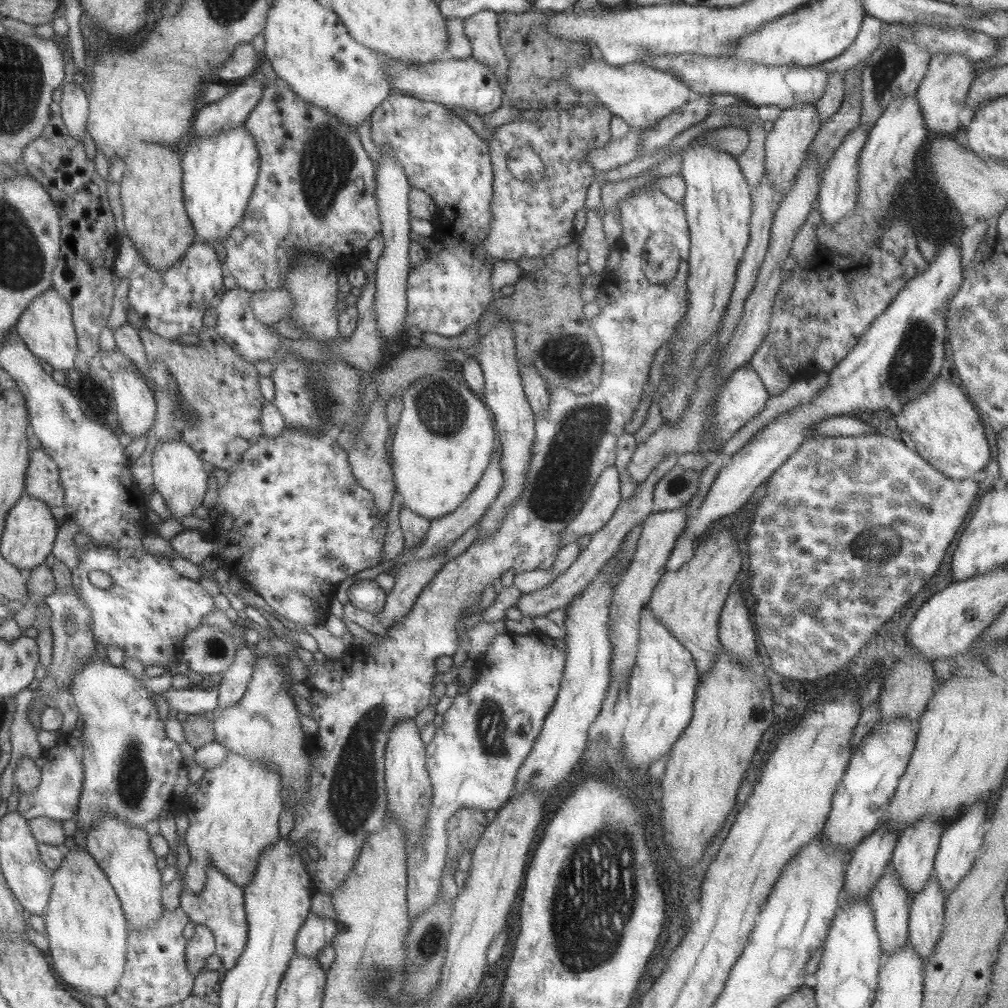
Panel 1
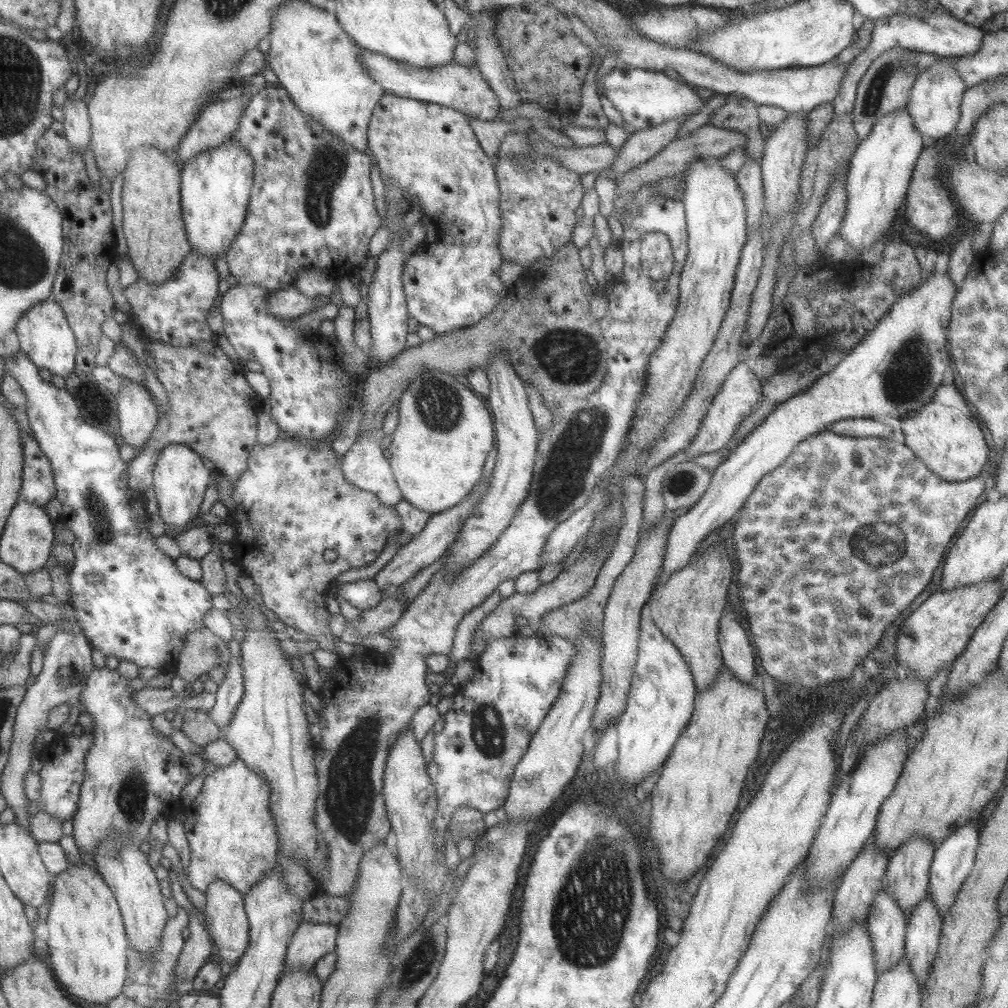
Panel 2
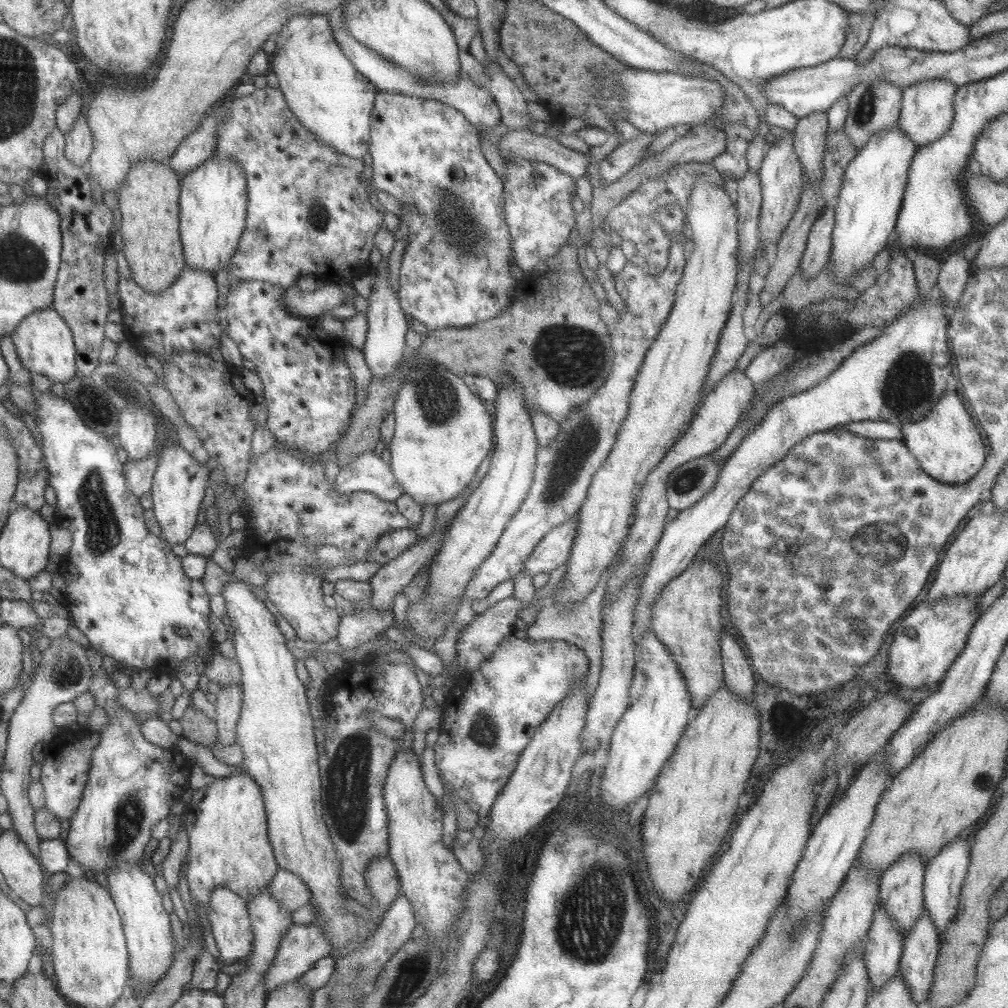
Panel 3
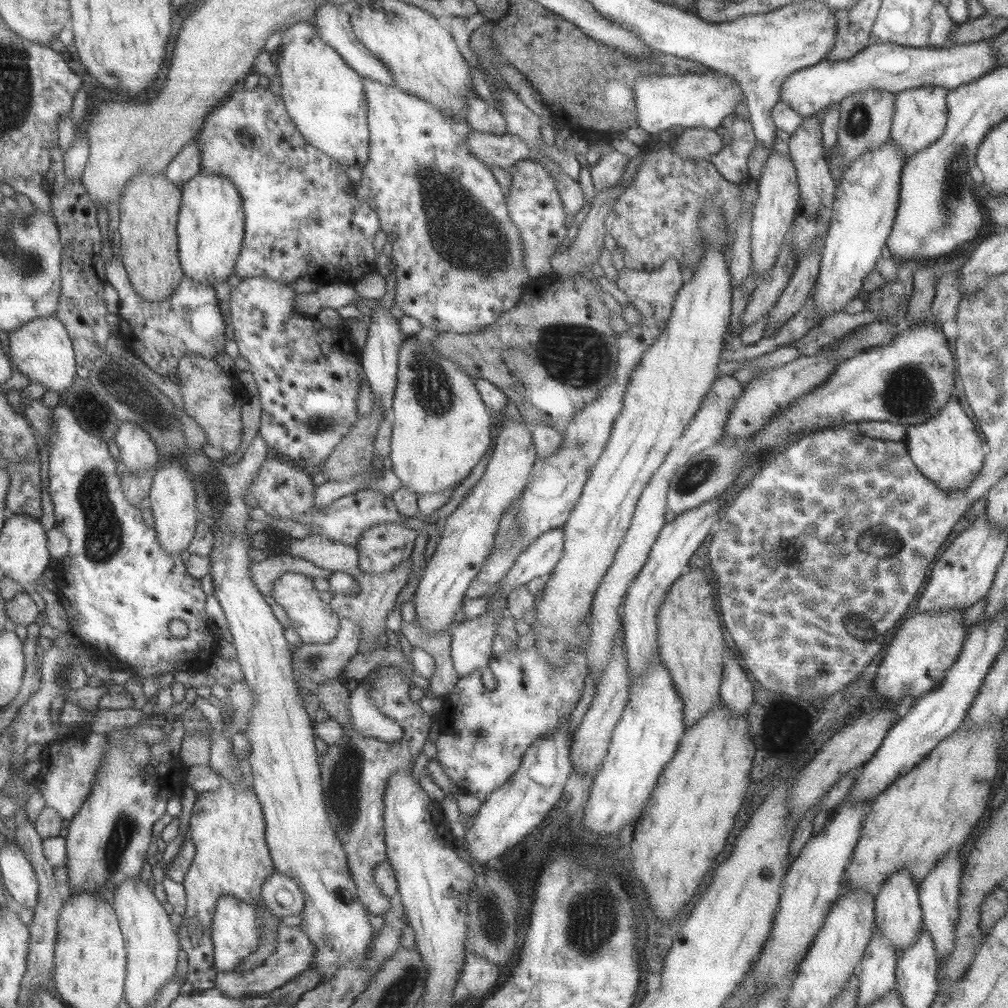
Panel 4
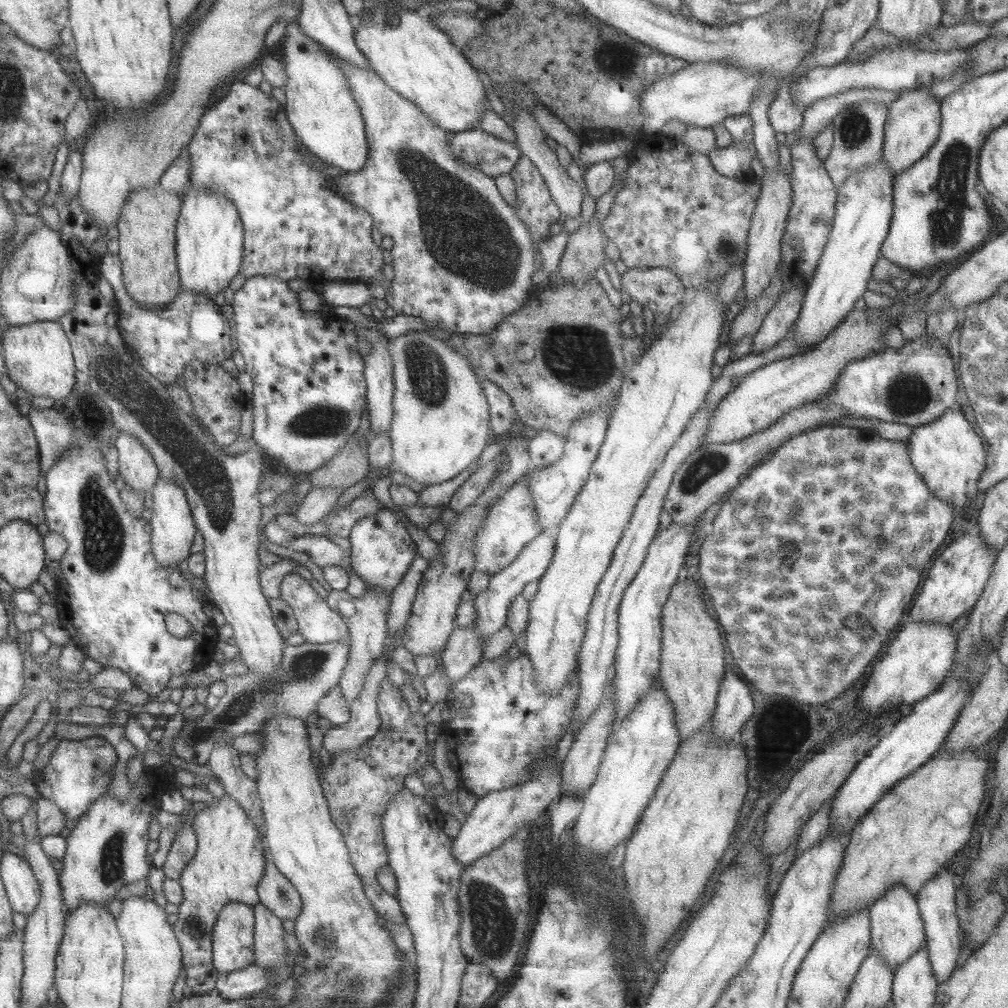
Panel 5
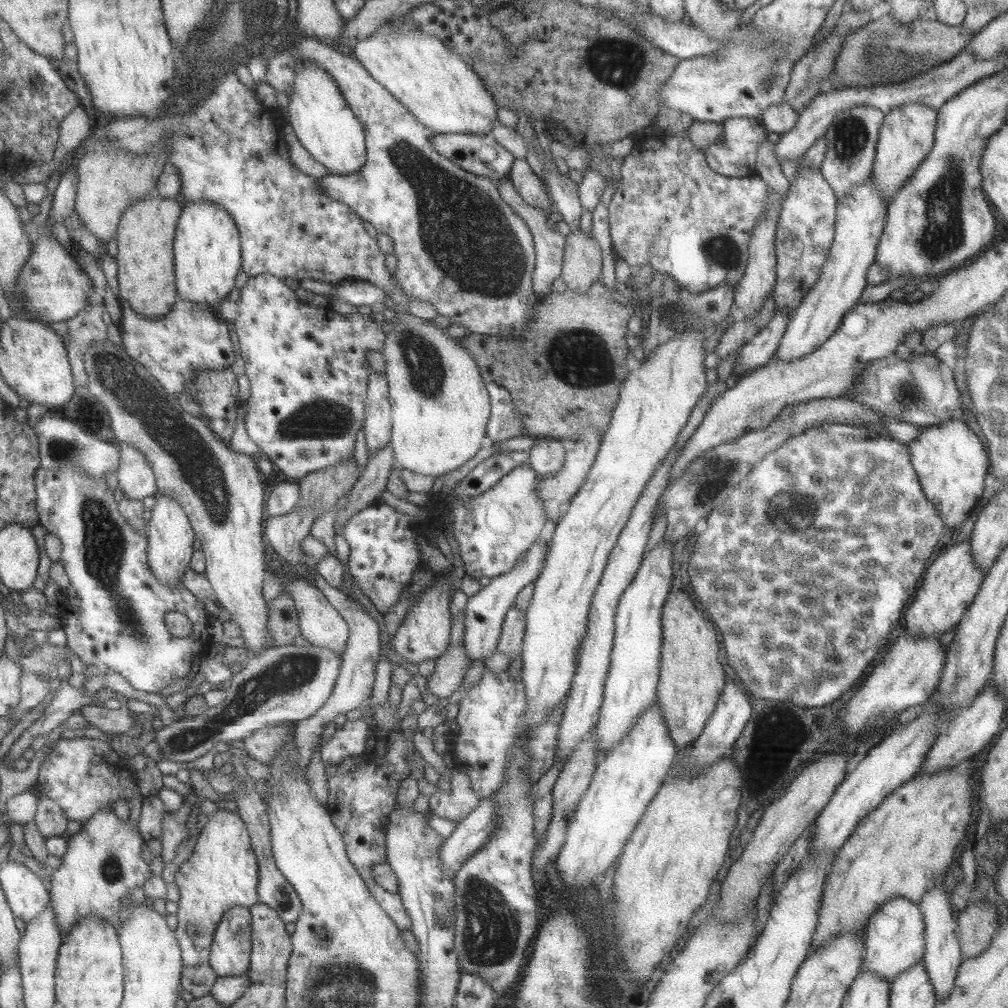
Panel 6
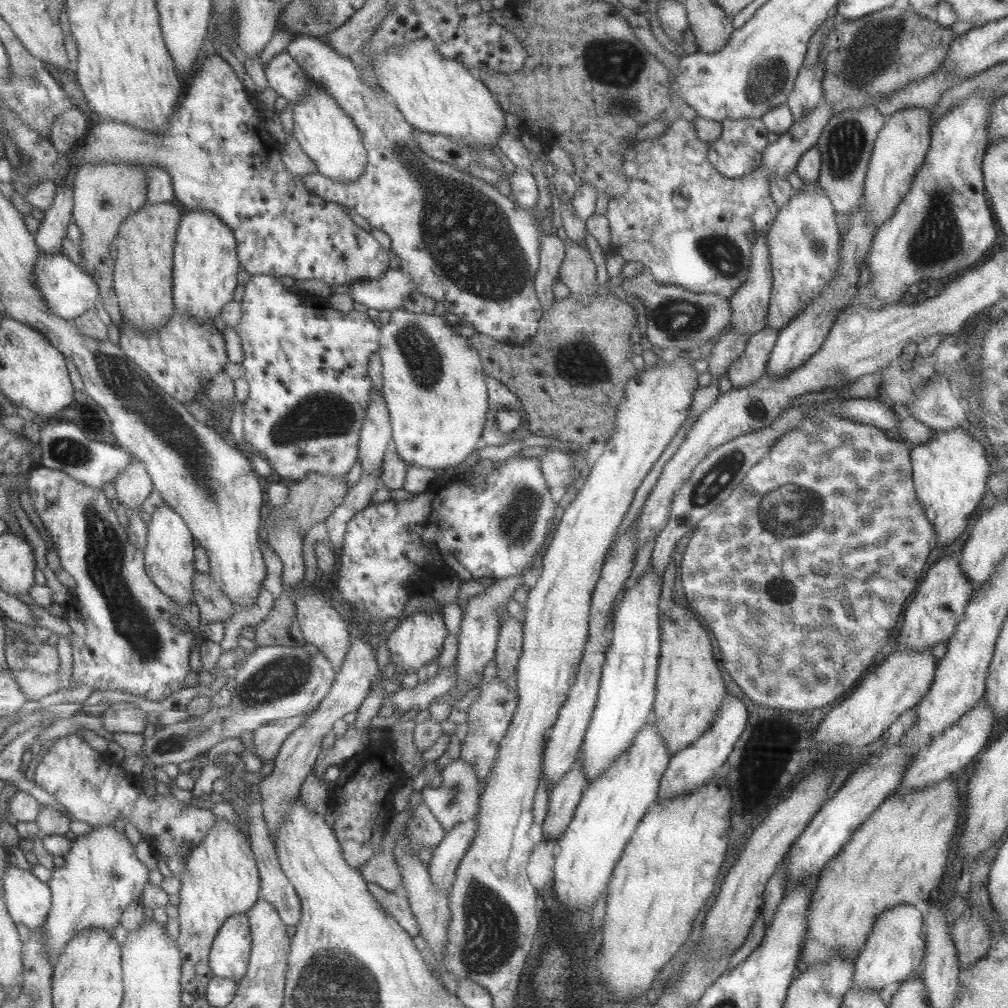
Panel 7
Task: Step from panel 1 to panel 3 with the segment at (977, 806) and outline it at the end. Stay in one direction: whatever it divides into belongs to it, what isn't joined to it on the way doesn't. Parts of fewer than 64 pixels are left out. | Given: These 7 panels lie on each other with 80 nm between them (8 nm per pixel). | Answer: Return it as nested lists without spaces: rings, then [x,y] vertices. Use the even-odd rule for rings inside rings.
[[[961,837],[951,840],[935,857],[931,858],[929,865],[924,870],[923,878],[923,904],[924,910],[930,916],[932,925],[937,931],[939,941],[944,932],[948,929],[948,924],[955,916],[959,902],[961,886],[965,880],[965,873],[969,865],[969,854],[971,854],[972,842],[967,842],[966,838]]]

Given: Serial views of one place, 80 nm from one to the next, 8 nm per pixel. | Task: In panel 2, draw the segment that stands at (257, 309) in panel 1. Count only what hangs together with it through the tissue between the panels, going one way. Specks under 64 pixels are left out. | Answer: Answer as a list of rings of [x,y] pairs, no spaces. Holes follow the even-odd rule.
[[[293,285],[272,291],[266,298],[268,313],[280,319],[295,319],[314,310],[314,300],[302,295]]]

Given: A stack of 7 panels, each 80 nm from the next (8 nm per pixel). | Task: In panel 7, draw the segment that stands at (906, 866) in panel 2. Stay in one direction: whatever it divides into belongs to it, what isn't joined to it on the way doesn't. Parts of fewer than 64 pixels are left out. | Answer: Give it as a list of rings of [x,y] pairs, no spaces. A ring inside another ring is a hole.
[[[900,903],[877,917],[865,944],[855,958],[852,987],[870,988],[879,992],[887,984],[901,984],[919,970],[926,949],[926,944],[919,934],[923,915],[922,907]]]

